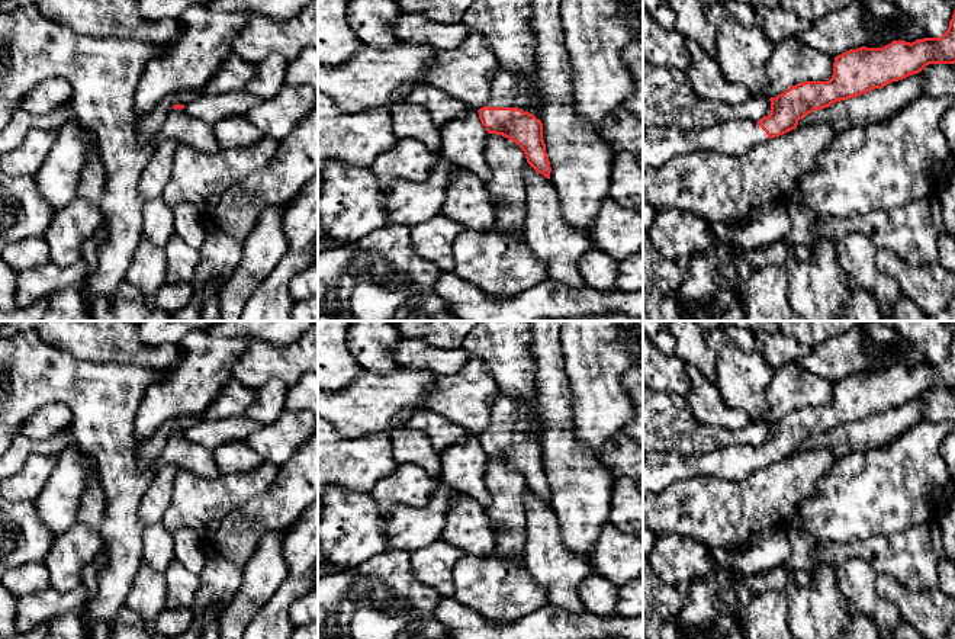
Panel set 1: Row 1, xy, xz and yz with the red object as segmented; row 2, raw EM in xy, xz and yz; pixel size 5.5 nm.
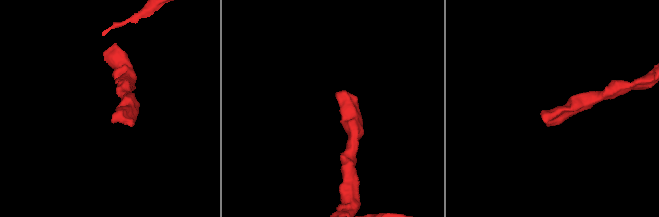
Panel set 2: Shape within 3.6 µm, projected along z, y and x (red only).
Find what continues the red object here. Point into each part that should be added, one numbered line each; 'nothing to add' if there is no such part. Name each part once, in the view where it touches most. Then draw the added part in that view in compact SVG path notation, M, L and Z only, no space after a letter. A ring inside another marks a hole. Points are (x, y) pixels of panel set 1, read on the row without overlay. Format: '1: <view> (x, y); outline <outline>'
1: xz (508, 414); outline M499 389L491 405L491 421L486 431L518 433L528 437L530 421L527 417L527 404Z

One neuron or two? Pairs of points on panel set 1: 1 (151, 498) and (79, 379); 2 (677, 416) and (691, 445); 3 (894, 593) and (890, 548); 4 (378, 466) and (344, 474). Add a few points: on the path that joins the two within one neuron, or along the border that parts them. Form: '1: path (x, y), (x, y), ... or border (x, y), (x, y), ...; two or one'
1: border (156, 471), (138, 510), (140, 524); two
2: path (677, 423), (677, 429), (685, 437); one
3: border (878, 574), (893, 575), (912, 591), (925, 588); two
4: path (369, 466), (353, 466); one

